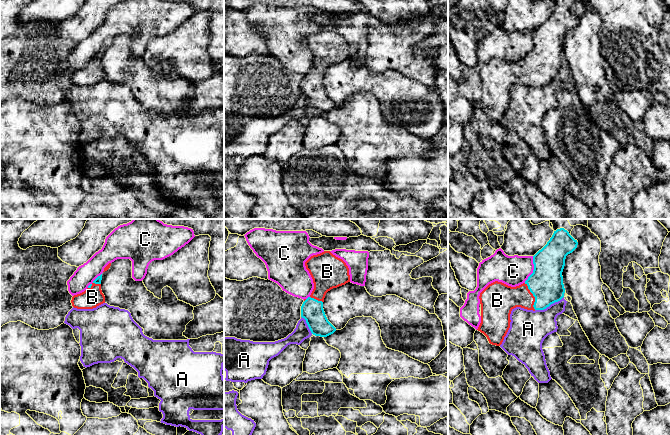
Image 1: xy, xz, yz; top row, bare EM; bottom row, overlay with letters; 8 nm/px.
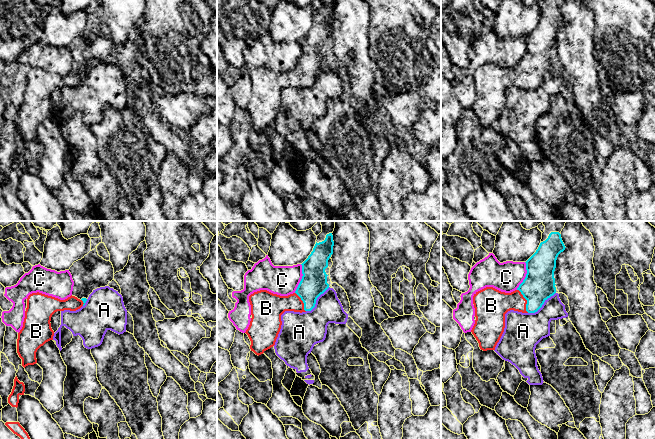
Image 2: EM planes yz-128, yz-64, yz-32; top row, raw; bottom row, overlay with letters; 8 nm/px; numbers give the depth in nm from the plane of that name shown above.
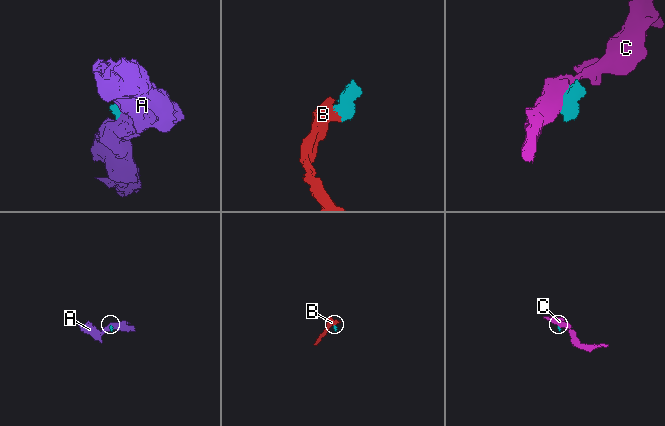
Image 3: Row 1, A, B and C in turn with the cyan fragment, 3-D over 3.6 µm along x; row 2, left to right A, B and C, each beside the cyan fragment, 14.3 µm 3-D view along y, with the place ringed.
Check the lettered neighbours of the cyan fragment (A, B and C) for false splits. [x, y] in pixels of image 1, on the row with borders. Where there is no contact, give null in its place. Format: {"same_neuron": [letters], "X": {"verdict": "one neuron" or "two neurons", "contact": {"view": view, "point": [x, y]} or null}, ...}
{"same_neuron": ["B"], "A": {"verdict": "two neurons", "contact": {"view": "yz", "point": [549, 305]}}, "B": {"verdict": "one neuron", "contact": {"view": "yz", "point": [533, 295]}}, "C": {"verdict": "two neurons", "contact": {"view": "yz", "point": [534, 269]}}}

